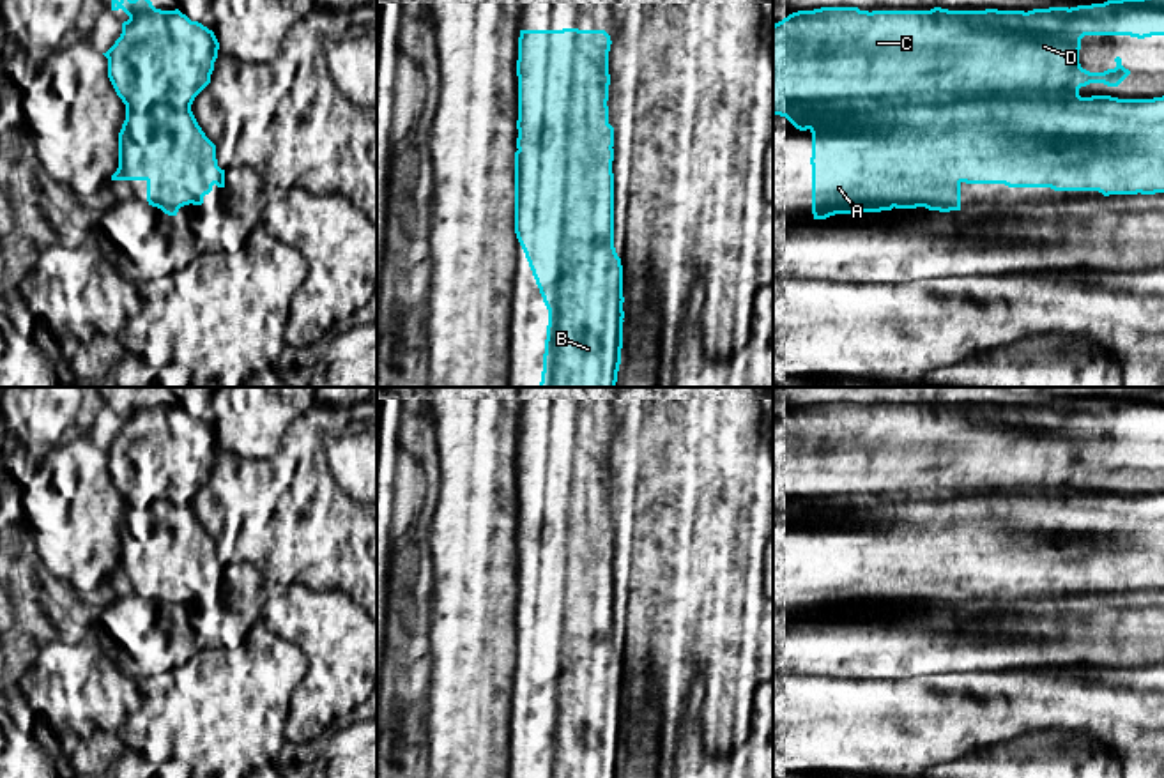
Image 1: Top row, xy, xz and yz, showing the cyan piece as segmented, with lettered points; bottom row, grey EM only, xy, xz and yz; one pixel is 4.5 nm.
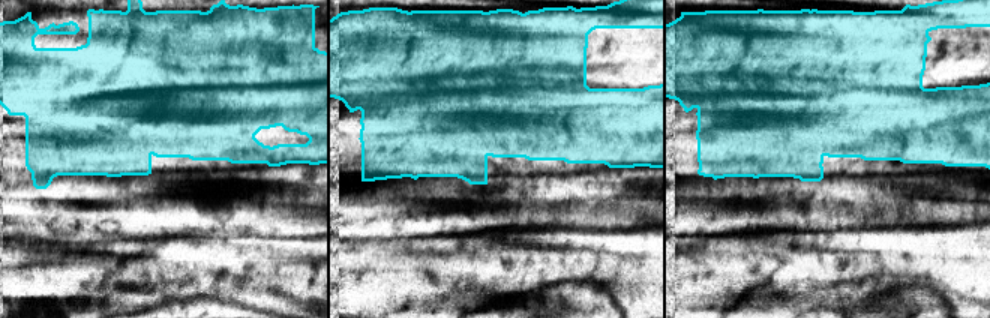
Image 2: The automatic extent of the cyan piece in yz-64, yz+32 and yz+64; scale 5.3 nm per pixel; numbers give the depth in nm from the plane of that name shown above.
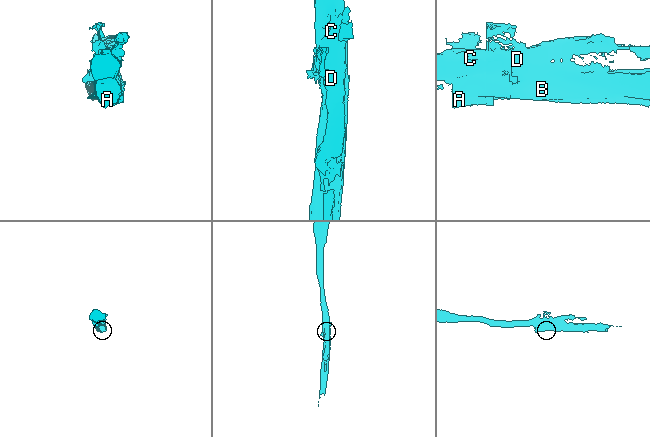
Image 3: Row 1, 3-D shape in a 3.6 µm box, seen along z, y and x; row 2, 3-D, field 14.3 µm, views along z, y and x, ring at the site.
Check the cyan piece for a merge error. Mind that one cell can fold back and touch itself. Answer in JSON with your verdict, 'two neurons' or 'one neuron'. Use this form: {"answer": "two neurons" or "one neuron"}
{"answer": "two neurons"}

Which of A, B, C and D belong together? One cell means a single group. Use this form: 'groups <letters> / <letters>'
groups A / B C D

